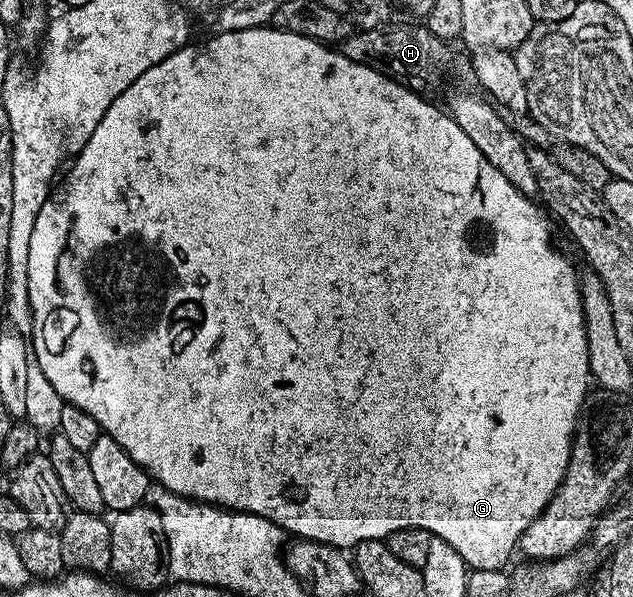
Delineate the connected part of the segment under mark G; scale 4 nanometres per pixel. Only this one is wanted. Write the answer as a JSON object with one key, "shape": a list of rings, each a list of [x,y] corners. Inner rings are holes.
{"shape":[[[263,26],[263,27],[260,27],[260,28],[249,28],[249,29],[248,29],[248,30],[236,30],[236,31],[235,31],[235,32],[218,32],[218,33],[217,33],[217,34],[214,34],[214,37],[212,37],[212,38],[211,38],[211,40],[206,40],[206,41],[204,41],[204,42],[203,42],[203,44],[194,44],[194,43],[195,43],[195,42],[190,42],[190,43],[187,43],[187,45],[186,45],[186,47],[184,47],[184,48],[178,48],[178,49],[177,49],[177,50],[175,50],[175,52],[174,52],[174,53],[172,53],[172,54],[171,54],[171,56],[169,56],[169,57],[168,57],[168,58],[164,58],[164,62],[156,62],[156,66],[152,66],[152,70],[144,70],[144,74],[140,74],[140,78],[136,78],[136,82],[132,82],[132,86],[128,86],[128,90],[124,90],[124,94],[120,94],[120,98],[116,98],[116,102],[112,102],[112,106],[108,106],[108,110],[107,110],[107,111],[106,111],[106,113],[105,113],[105,114],[104,114],[104,118],[100,118],[100,126],[96,126],[96,130],[92,130],[92,138],[88,138],[88,139],[87,139],[87,140],[86,140],[86,143],[85,143],[85,144],[83,144],[83,145],[81,145],[81,147],[79,147],[79,148],[78,148],[78,149],[77,149],[77,151],[78,151],[78,157],[76,157],[76,158],[75,158],[75,160],[74,160],[74,165],[72,165],[72,166],[71,166],[71,168],[70,168],[70,173],[68,173],[68,174],[67,174],[67,176],[66,176],[66,177],[64,177],[64,178],[63,178],[63,180],[62,180],[62,185],[60,185],[60,184],[61,184],[61,180],[60,180],[60,183],[59,183],[59,184],[58,184],[58,185],[57,185],[57,187],[55,187],[55,188],[54,188],[54,189],[53,189],[53,191],[51,191],[51,194],[50,194],[50,197],[49,197],[49,198],[47,198],[47,199],[46,199],[46,201],[45,201],[45,202],[44,202],[44,206],[40,206],[40,214],[36,214],[36,226],[32,226],[32,242],[29,242],[29,247],[28,247],[28,272],[27,272],[27,276],[28,276],[28,282],[27,282],[27,286],[28,286],[28,302],[29,302],[29,303],[30,303],[30,308],[31,308],[31,322],[32,322],[32,335],[33,335],[33,334],[34,334],[34,340],[33,340],[33,336],[32,336],[32,356],[33,356],[33,359],[35,359],[35,360],[37,360],[37,361],[38,361],[38,364],[39,364],[39,366],[40,366],[40,370],[42,370],[42,371],[43,371],[43,372],[44,372],[44,376],[45,376],[45,378],[48,378],[48,380],[49,380],[49,382],[51,382],[51,384],[52,384],[52,386],[54,386],[54,387],[55,387],[55,388],[56,388],[56,392],[57,392],[57,393],[58,393],[58,395],[60,395],[60,396],[62,396],[62,398],[63,398],[63,399],[64,399],[64,401],[65,401],[65,403],[67,403],[67,404],[71,404],[71,405],[72,405],[72,406],[76,406],[76,407],[77,407],[77,408],[79,408],[79,409],[80,409],[80,410],[84,410],[84,414],[92,414],[92,418],[96,418],[96,422],[97,422],[97,423],[98,423],[98,426],[99,426],[99,429],[101,429],[101,431],[102,431],[102,432],[103,432],[103,433],[105,433],[105,435],[108,435],[108,436],[110,436],[110,437],[111,437],[111,438],[113,438],[113,440],[115,440],[115,441],[116,441],[116,442],[120,442],[120,446],[124,446],[124,450],[125,450],[125,451],[126,451],[126,452],[127,452],[127,454],[128,454],[128,455],[130,455],[130,457],[131,457],[131,458],[132,458],[132,462],[136,462],[136,463],[137,463],[137,464],[139,464],[139,465],[140,465],[140,466],[141,466],[141,467],[142,467],[142,469],[144,469],[144,471],[145,471],[145,472],[147,472],[147,473],[148,473],[148,474],[149,474],[149,476],[151,476],[151,477],[152,477],[152,478],[153,478],[153,479],[154,479],[154,480],[155,480],[155,481],[157,481],[157,483],[160,483],[160,484],[162,484],[162,485],[164,485],[164,487],[165,487],[165,488],[166,488],[166,489],[167,489],[167,490],[168,490],[168,491],[170,491],[170,492],[174,492],[174,493],[176,493],[176,495],[177,495],[177,496],[189,496],[189,497],[190,497],[190,499],[191,499],[191,500],[196,500],[196,501],[198,501],[198,503],[200,503],[200,504],[213,504],[213,505],[215,505],[215,506],[217,506],[217,507],[220,507],[220,508],[224,508],[224,509],[227,509],[227,510],[229,510],[229,511],[232,511],[232,512],[251,512],[251,513],[252,513],[252,514],[256,514],[256,515],[257,515],[257,516],[259,516],[259,517],[260,517],[260,518],[268,518],[268,519],[269,519],[269,520],[270,520],[270,521],[272,521],[272,522],[273,522],[273,523],[274,523],[274,524],[278,524],[278,525],[279,525],[279,526],[280,526],[280,527],[282,527],[282,531],[283,531],[283,533],[286,533],[286,534],[289,534],[289,535],[290,535],[290,532],[291,532],[291,534],[292,534],[292,535],[291,535],[291,537],[294,537],[294,538],[301,538],[301,539],[304,539],[304,540],[314,540],[314,541],[316,541],[316,543],[317,543],[317,544],[327,544],[327,545],[328,545],[328,546],[332,546],[332,547],[333,547],[333,548],[340,548],[340,549],[343,549],[343,550],[350,550],[350,549],[353,549],[353,547],[354,547],[354,545],[356,545],[356,544],[359,544],[359,543],[360,543],[360,542],[364,542],[364,541],[365,541],[365,540],[380,540],[380,539],[383,539],[383,538],[385,538],[385,537],[388,537],[388,536],[391,536],[391,534],[393,534],[393,532],[395,532],[395,531],[396,531],[396,530],[408,530],[408,529],[409,529],[409,528],[419,528],[419,529],[420,529],[420,530],[424,530],[424,531],[425,531],[425,532],[428,532],[428,533],[430,533],[430,535],[431,535],[431,536],[439,536],[439,537],[440,537],[440,538],[441,538],[441,539],[442,539],[442,540],[443,540],[443,541],[444,541],[444,542],[448,542],[448,546],[452,546],[452,550],[456,550],[456,554],[460,554],[460,558],[464,558],[464,562],[465,562],[465,563],[466,563],[466,566],[467,566],[467,569],[470,569],[470,570],[481,570],[481,569],[484,569],[484,568],[496,568],[496,569],[499,569],[499,570],[502,570],[502,569],[505,569],[505,568],[506,568],[506,567],[507,567],[507,564],[506,564],[506,559],[508,559],[508,558],[509,558],[509,556],[510,556],[510,555],[512,555],[512,554],[513,554],[513,552],[514,552],[514,554],[515,554],[515,552],[516,552],[516,549],[517,549],[517,548],[518,548],[518,547],[519,547],[519,540],[520,540],[520,538],[521,538],[521,536],[522,536],[522,535],[523,535],[523,534],[524,534],[524,532],[525,532],[525,531],[526,531],[526,529],[528,529],[528,526],[530,526],[530,525],[531,525],[531,524],[532,524],[532,522],[533,522],[533,520],[534,520],[534,519],[535,519],[535,518],[537,518],[537,516],[538,516],[538,515],[539,515],[539,514],[541,514],[541,512],[542,512],[542,511],[543,511],[543,510],[544,510],[544,508],[545,508],[545,507],[546,507],[546,506],[548,506],[548,502],[549,502],[549,500],[550,500],[550,499],[552,499],[552,498],[553,498],[553,494],[554,494],[554,492],[555,492],[555,491],[556,491],[556,490],[557,490],[557,488],[558,488],[558,487],[559,487],[559,486],[560,486],[560,484],[561,484],[561,480],[562,480],[562,479],[563,479],[563,478],[564,478],[564,476],[565,476],[565,472],[566,472],[566,467],[567,467],[567,466],[568,466],[568,464],[569,464],[569,458],[570,458],[570,449],[571,449],[571,447],[572,447],[572,445],[573,445],[573,442],[574,442],[574,433],[575,433],[575,431],[576,431],[576,429],[577,429],[577,427],[578,427],[578,422],[579,422],[579,419],[580,419],[580,413],[581,413],[581,412],[582,412],[582,411],[583,411],[583,409],[582,409],[582,410],[581,410],[581,408],[582,408],[582,403],[584,403],[584,402],[585,402],[585,400],[586,400],[586,391],[588,391],[588,390],[589,390],[589,388],[590,388],[590,384],[591,384],[591,385],[592,385],[592,373],[591,373],[591,371],[590,371],[590,363],[589,363],[589,362],[588,362],[588,338],[587,338],[587,337],[586,337],[586,327],[585,327],[585,326],[584,326],[584,310],[583,310],[583,309],[582,309],[582,290],[581,290],[581,287],[580,287],[580,276],[579,276],[579,273],[577,273],[577,274],[576,274],[576,273],[574,273],[574,268],[573,268],[573,266],[572,266],[572,265],[570,265],[570,260],[569,260],[569,258],[568,258],[568,257],[566,257],[566,256],[561,256],[561,254],[560,254],[560,253],[558,253],[558,252],[557,252],[557,250],[556,250],[556,249],[554,249],[554,248],[553,248],[553,246],[552,246],[552,245],[550,245],[550,224],[551,224],[551,225],[552,225],[552,220],[551,220],[551,217],[550,217],[550,216],[549,216],[549,215],[547,215],[547,213],[546,213],[546,212],[545,212],[545,211],[543,211],[543,209],[542,209],[542,208],[541,208],[541,207],[539,207],[539,205],[538,205],[538,204],[537,204],[537,203],[535,203],[535,204],[536,204],[536,205],[534,205],[534,204],[533,204],[533,203],[534,203],[534,202],[535,202],[535,201],[534,201],[534,200],[533,200],[533,199],[531,199],[531,197],[528,197],[528,196],[526,196],[526,195],[525,195],[525,194],[524,194],[524,193],[522,193],[522,192],[521,192],[521,191],[520,191],[520,190],[516,190],[516,186],[512,186],[512,182],[508,182],[508,178],[504,178],[504,174],[500,174],[500,170],[496,170],[496,166],[492,166],[492,162],[488,162],[488,158],[484,158],[484,154],[480,154],[480,150],[476,150],[476,142],[472,142],[472,138],[468,138],[468,134],[464,134],[464,130],[460,130],[460,126],[459,126],[459,125],[458,125],[458,124],[457,124],[457,123],[456,123],[456,122],[455,122],[455,120],[453,120],[453,119],[452,119],[452,117],[451,117],[451,116],[450,116],[450,114],[449,114],[449,111],[446,111],[446,110],[443,110],[443,109],[442,109],[442,112],[441,112],[441,110],[440,110],[440,109],[438,109],[438,108],[437,108],[437,106],[436,106],[436,105],[434,105],[434,104],[429,104],[429,102],[428,102],[428,101],[426,101],[426,100],[425,100],[425,98],[424,98],[424,97],[422,97],[422,94],[419,94],[419,93],[418,93],[418,92],[417,92],[417,91],[415,91],[415,89],[413,89],[413,88],[408,88],[408,87],[406,87],[406,85],[405,85],[405,84],[403,84],[403,83],[401,83],[401,82],[399,82],[399,81],[397,81],[397,80],[394,80],[394,79],[393,79],[393,78],[392,78],[392,77],[391,77],[391,76],[385,76],[385,75],[384,75],[384,74],[383,74],[383,72],[377,72],[377,71],[376,71],[376,70],[372,70],[372,69],[371,69],[371,68],[369,68],[369,67],[368,67],[368,66],[364,66],[364,65],[363,65],[363,64],[361,64],[361,63],[360,63],[360,62],[352,62],[352,58],[344,58],[344,54],[343,54],[343,53],[342,53],[342,51],[340,51],[340,50],[335,50],[335,49],[334,49],[334,48],[333,48],[333,47],[331,47],[331,45],[328,45],[328,44],[324,44],[324,43],[322,43],[322,41],[320,41],[320,40],[314,40],[314,39],[313,39],[313,38],[312,38],[312,37],[310,37],[310,36],[301,36],[301,35],[300,35],[300,34],[292,34],[292,33],[291,33],[291,32],[285,32],[285,31],[284,31],[284,30],[280,30],[280,29],[279,29],[279,28],[276,28],[276,27],[273,27],[273,26]]]}

